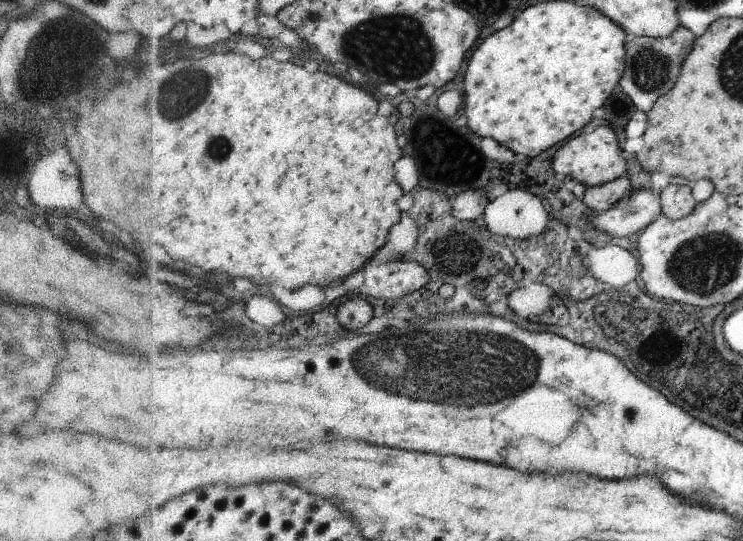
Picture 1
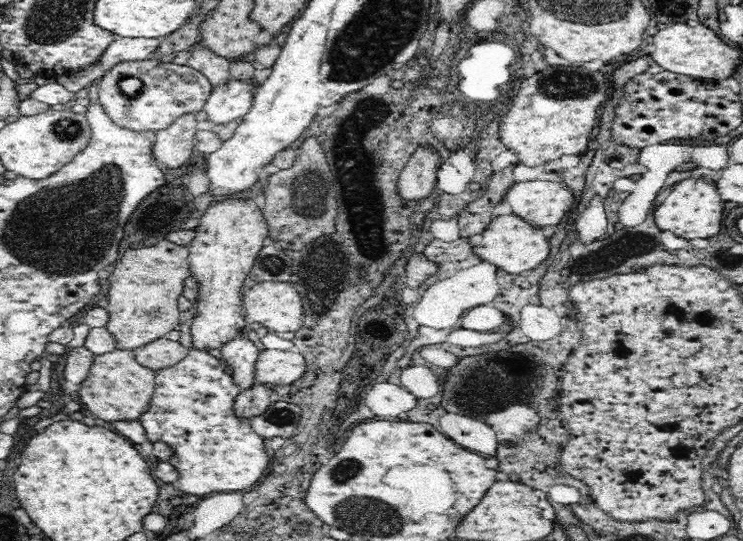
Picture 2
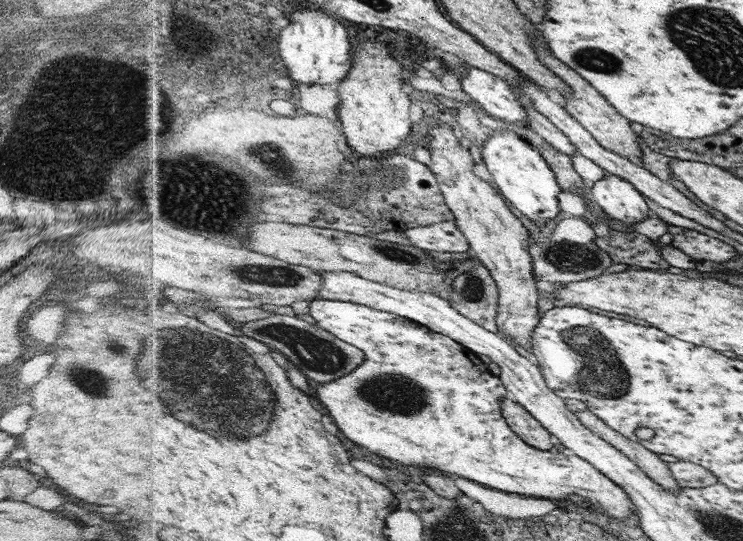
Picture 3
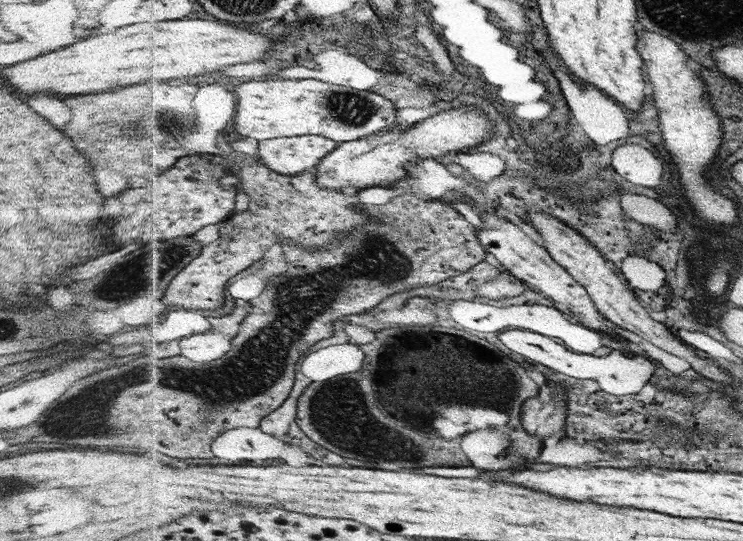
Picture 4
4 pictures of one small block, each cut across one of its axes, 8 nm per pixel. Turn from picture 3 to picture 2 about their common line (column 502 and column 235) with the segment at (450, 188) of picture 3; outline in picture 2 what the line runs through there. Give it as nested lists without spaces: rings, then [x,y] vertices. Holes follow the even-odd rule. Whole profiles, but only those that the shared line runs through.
[[[226,198],[205,210],[189,246],[189,262],[193,268],[191,278],[198,283],[196,316],[189,324],[193,336],[191,348],[208,352],[220,350],[224,342],[235,338],[248,326],[242,303],[243,284],[263,248],[264,238],[268,236],[268,222],[252,199]]]

